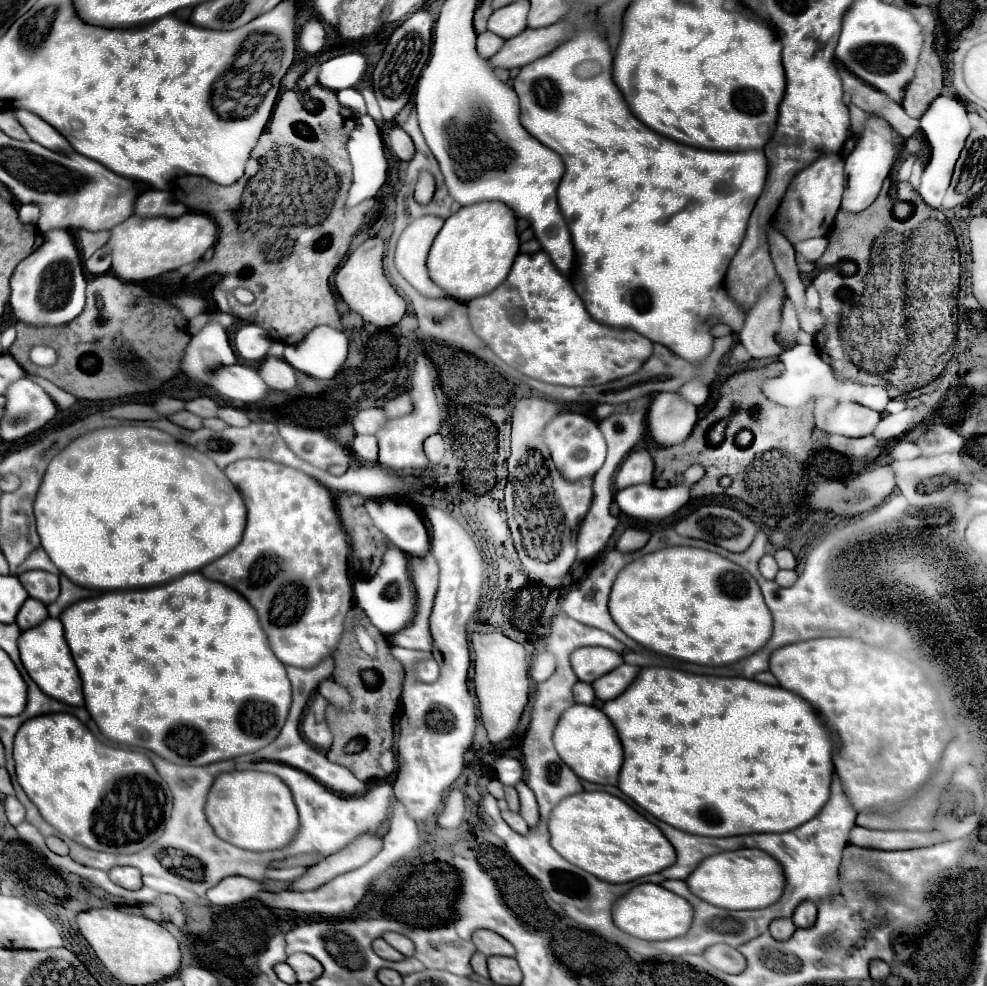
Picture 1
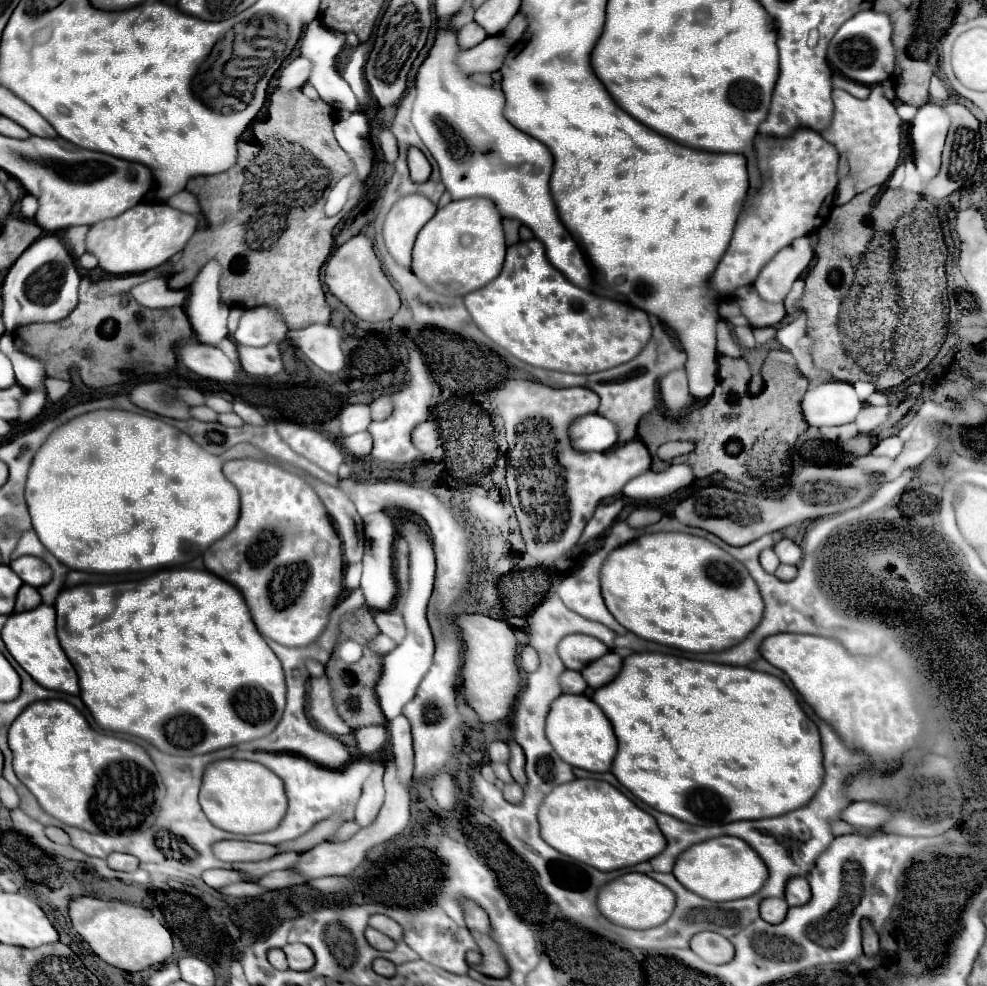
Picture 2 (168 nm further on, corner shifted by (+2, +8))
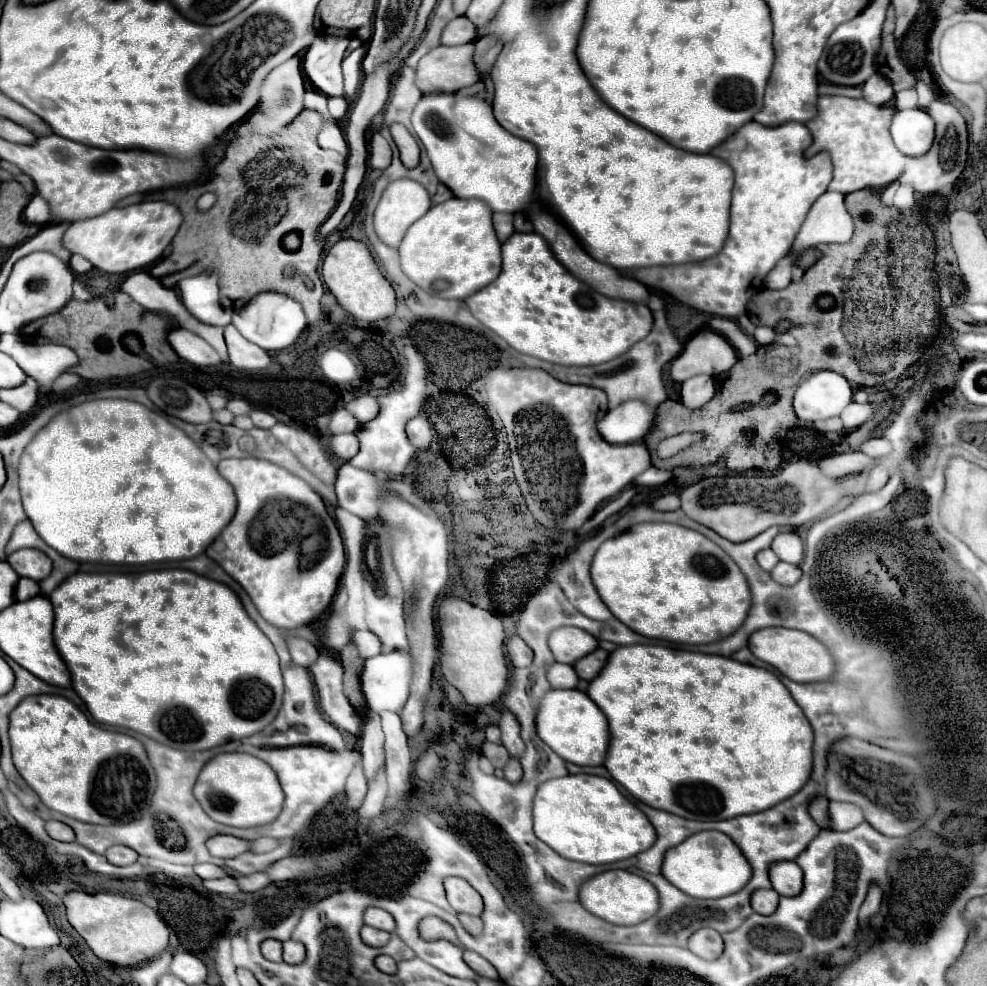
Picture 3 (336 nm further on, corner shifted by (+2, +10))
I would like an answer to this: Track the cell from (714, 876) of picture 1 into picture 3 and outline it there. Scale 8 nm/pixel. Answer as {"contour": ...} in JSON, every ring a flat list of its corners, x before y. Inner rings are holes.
{"contour":[[704,830,666,850,662,876,692,898,720,898,734,894,742,890,742,886,746,886,746,882,750,880,750,864,746,862,746,858,742,858,742,852,730,842,730,838,726,838,726,834]]}

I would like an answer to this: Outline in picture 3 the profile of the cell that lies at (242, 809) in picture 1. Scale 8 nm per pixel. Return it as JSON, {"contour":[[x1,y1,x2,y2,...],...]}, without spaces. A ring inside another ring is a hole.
{"contour":[[226,752,208,760,194,784,194,798,216,822,236,828,252,828,272,822,284,802,280,782,270,766,252,754]]}

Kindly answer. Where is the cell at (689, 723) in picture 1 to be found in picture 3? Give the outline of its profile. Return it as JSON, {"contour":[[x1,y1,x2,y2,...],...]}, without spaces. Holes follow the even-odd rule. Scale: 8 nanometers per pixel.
{"contour":[[632,644,632,646,618,646,606,660,606,666,600,674,590,682,590,698,596,706,608,714,610,726,610,746,604,758,604,766,610,776,622,784,630,796,636,800,654,806,658,810,666,810,690,820,728,820,740,814,754,814,776,806,778,802,796,794,810,778,810,762,812,762,812,728,802,714,800,706,794,702,786,686,768,670,754,668,750,664,736,662,732,658,714,656,714,654,700,654,688,650,672,650,666,646,656,644]]}

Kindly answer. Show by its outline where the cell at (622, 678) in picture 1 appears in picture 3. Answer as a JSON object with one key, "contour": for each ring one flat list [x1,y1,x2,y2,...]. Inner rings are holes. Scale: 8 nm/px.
{"contour":[[596,648,592,654,574,662,574,670,580,678,590,680,590,678,594,678,594,674,598,674,598,670,602,670,602,666,606,664,606,658,608,658,608,652,602,648]]}

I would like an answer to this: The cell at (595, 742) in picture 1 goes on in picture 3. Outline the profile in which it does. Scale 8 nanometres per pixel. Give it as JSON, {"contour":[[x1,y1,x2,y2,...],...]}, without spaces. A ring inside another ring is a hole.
{"contour":[[550,690,542,696,536,714,536,732,562,760,578,764,578,766,600,766,606,756,608,746,608,730,606,716,594,702,590,702,588,694,580,690]]}

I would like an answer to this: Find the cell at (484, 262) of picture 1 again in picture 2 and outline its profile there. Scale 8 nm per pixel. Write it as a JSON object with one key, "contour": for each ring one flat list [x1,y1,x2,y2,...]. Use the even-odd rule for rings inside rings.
{"contour":[[466,198,440,208,422,228,412,252,412,272,438,294,466,296,498,276,504,256,506,238,498,208,488,198]]}

